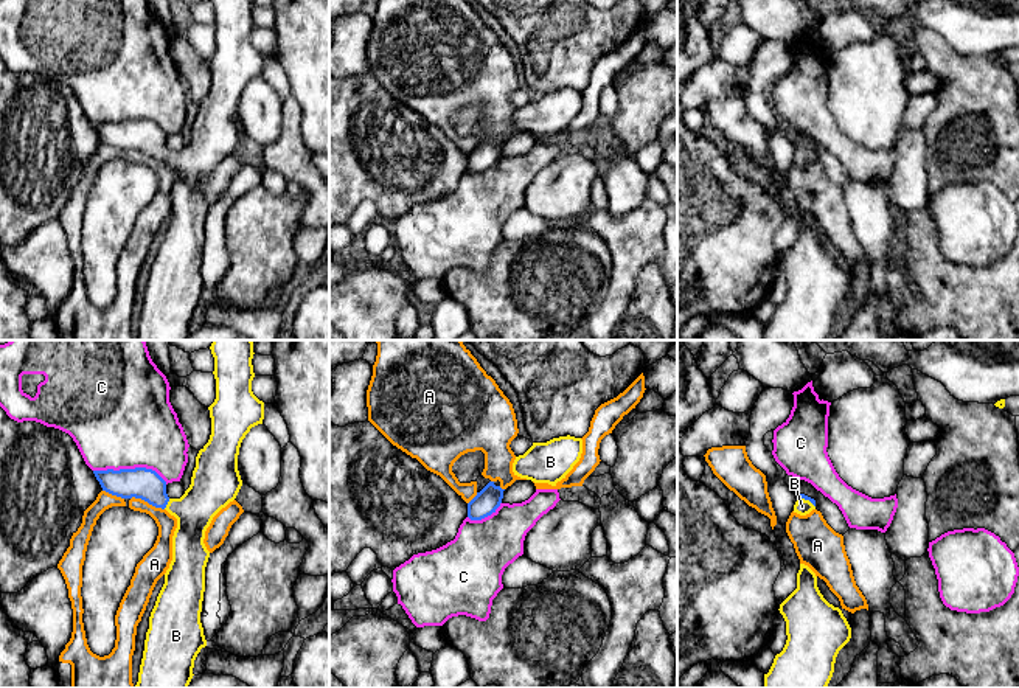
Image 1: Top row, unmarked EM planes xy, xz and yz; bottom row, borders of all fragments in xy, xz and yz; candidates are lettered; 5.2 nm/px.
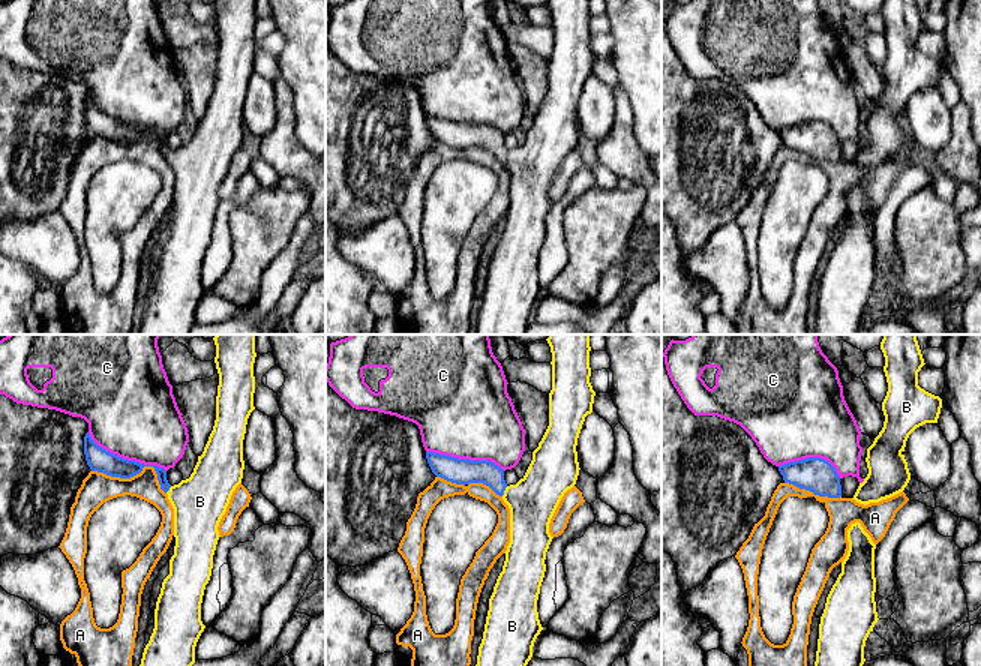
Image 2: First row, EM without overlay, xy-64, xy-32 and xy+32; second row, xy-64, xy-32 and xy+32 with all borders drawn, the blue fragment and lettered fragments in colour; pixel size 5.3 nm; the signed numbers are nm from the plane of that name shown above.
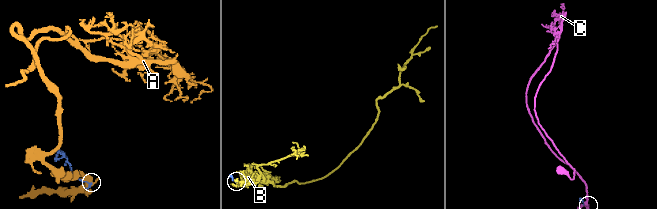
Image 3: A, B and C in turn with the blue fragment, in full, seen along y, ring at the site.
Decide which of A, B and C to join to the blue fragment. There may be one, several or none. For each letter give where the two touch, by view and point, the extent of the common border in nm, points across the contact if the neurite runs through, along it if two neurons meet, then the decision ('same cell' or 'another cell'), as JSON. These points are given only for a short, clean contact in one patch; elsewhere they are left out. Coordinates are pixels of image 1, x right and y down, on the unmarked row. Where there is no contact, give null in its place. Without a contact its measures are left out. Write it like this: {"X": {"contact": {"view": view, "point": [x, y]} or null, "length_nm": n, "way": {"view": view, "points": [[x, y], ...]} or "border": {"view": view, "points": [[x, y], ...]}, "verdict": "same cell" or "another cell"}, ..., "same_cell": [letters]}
{"A": {"contact": {"view": "xy", "point": [148, 154]}, "length_nm": 190, "verdict": "another cell"}, "B": {"contact": {"view": "xy", "point": [166, 156]}, "length_nm": 70, "way": {"view": "xy", "points": [[143, 135], [166, 156], [196, 156], [212, 140]]}, "verdict": "same cell"}, "C": {"contact": {"view": "xy", "point": [131, 121]}, "length_nm": 400, "verdict": "another cell"}, "same_cell": ["B"]}

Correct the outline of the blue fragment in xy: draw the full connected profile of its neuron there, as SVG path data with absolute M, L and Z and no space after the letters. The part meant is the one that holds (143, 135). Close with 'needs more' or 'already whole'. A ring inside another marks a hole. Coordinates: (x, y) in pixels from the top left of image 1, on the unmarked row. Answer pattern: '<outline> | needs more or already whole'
M210 0L214 9L216 51L208 59L211 87L196 109L191 137L180 151L169 151L166 134L152 121L93 123L103 143L121 151L141 151L155 160L166 162L177 171L172 188L172 213L165 225L165 236L149 269L144 303L134 340L188 340L194 312L207 298L200 275L205 244L205 219L210 210L203 191L213 169L233 154L242 138L238 123L239 99L252 79L263 76L264 54L252 43L253 0Z | needs more

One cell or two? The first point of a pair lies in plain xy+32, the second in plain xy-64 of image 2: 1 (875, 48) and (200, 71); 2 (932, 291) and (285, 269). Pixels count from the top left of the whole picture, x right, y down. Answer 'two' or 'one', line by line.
1: two
2: two

